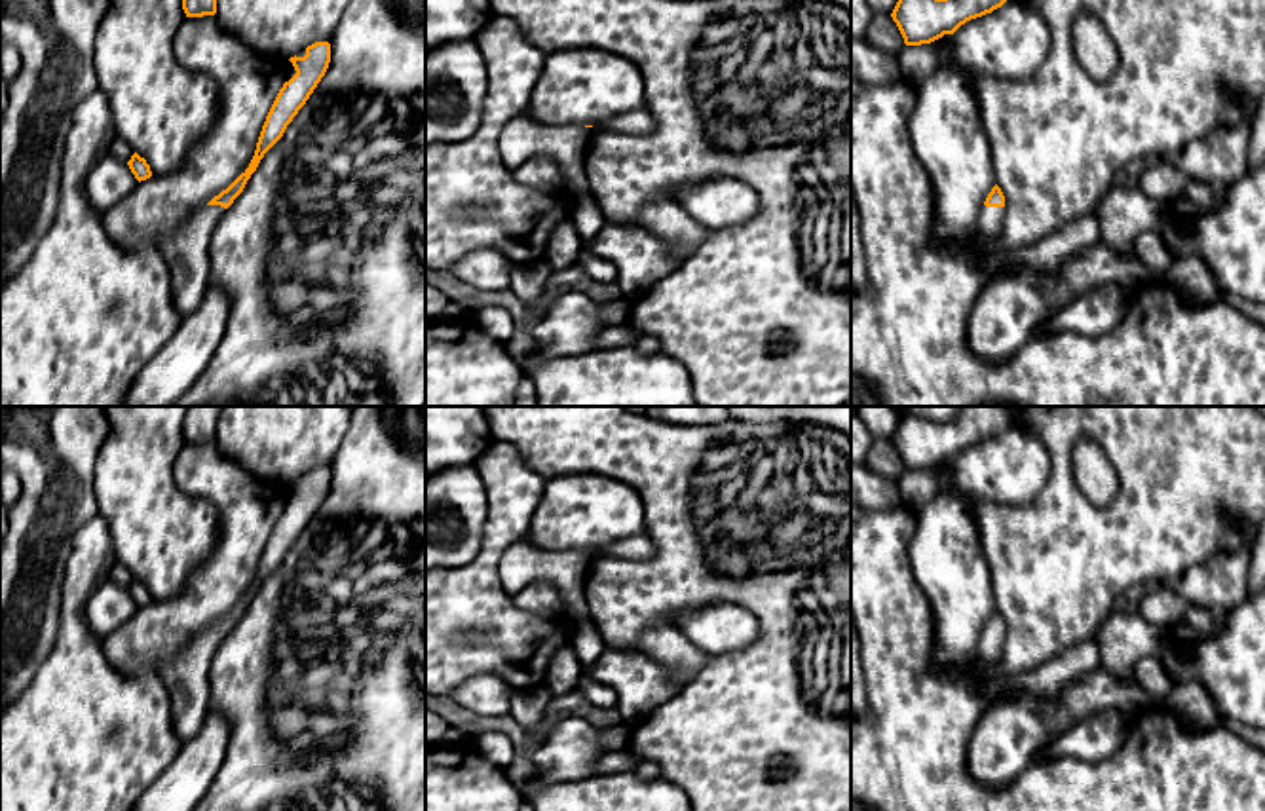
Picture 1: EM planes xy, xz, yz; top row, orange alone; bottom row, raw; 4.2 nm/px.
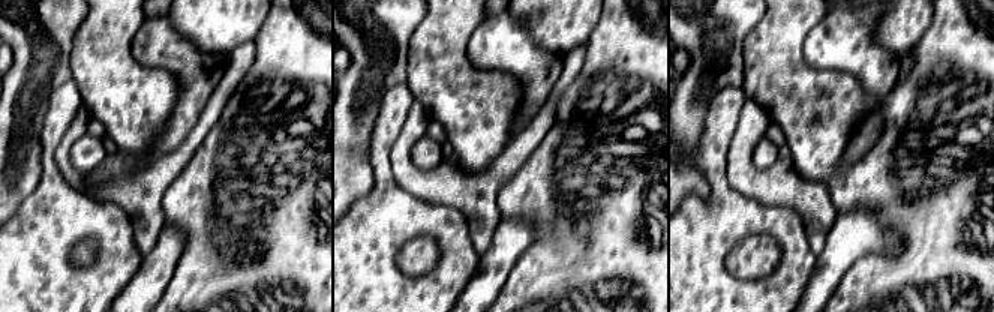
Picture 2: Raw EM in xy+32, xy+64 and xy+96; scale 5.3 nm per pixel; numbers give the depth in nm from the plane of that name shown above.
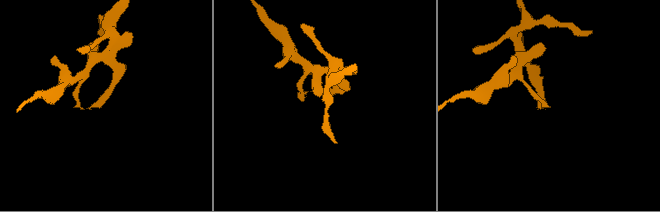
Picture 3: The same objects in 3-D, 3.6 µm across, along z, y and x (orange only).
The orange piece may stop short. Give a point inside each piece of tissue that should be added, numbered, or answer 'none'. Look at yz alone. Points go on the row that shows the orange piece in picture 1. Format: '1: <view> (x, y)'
1: yz (990, 221)

